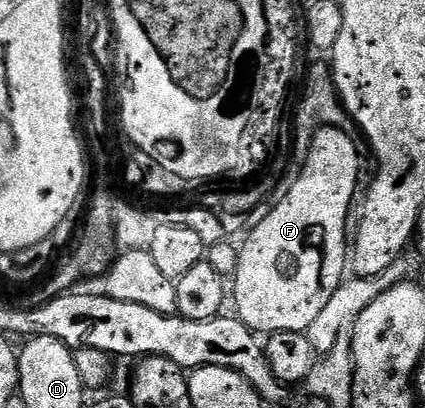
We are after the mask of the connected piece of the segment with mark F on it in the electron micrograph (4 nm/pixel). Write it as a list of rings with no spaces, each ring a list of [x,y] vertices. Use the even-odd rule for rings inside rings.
[[[318,129],[313,130],[314,138],[311,139],[310,145],[306,149],[306,162],[302,168],[302,177],[296,179],[296,184],[292,186],[292,191],[288,191],[288,195],[284,200],[279,201],[277,207],[272,211],[272,215],[268,215],[268,219],[264,219],[264,223],[260,223],[254,229],[249,230],[245,235],[246,242],[241,242],[238,250],[238,269],[232,274],[232,305],[236,310],[236,316],[239,321],[243,321],[249,329],[254,330],[259,335],[269,335],[271,333],[283,333],[284,331],[296,331],[297,333],[306,333],[312,323],[316,323],[320,311],[324,311],[328,299],[332,299],[332,295],[339,287],[342,286],[344,278],[348,273],[348,248],[345,245],[345,220],[348,217],[349,205],[356,198],[358,189],[358,168],[361,167],[362,161],[358,158],[358,149],[354,146],[354,141],[342,129]]]

